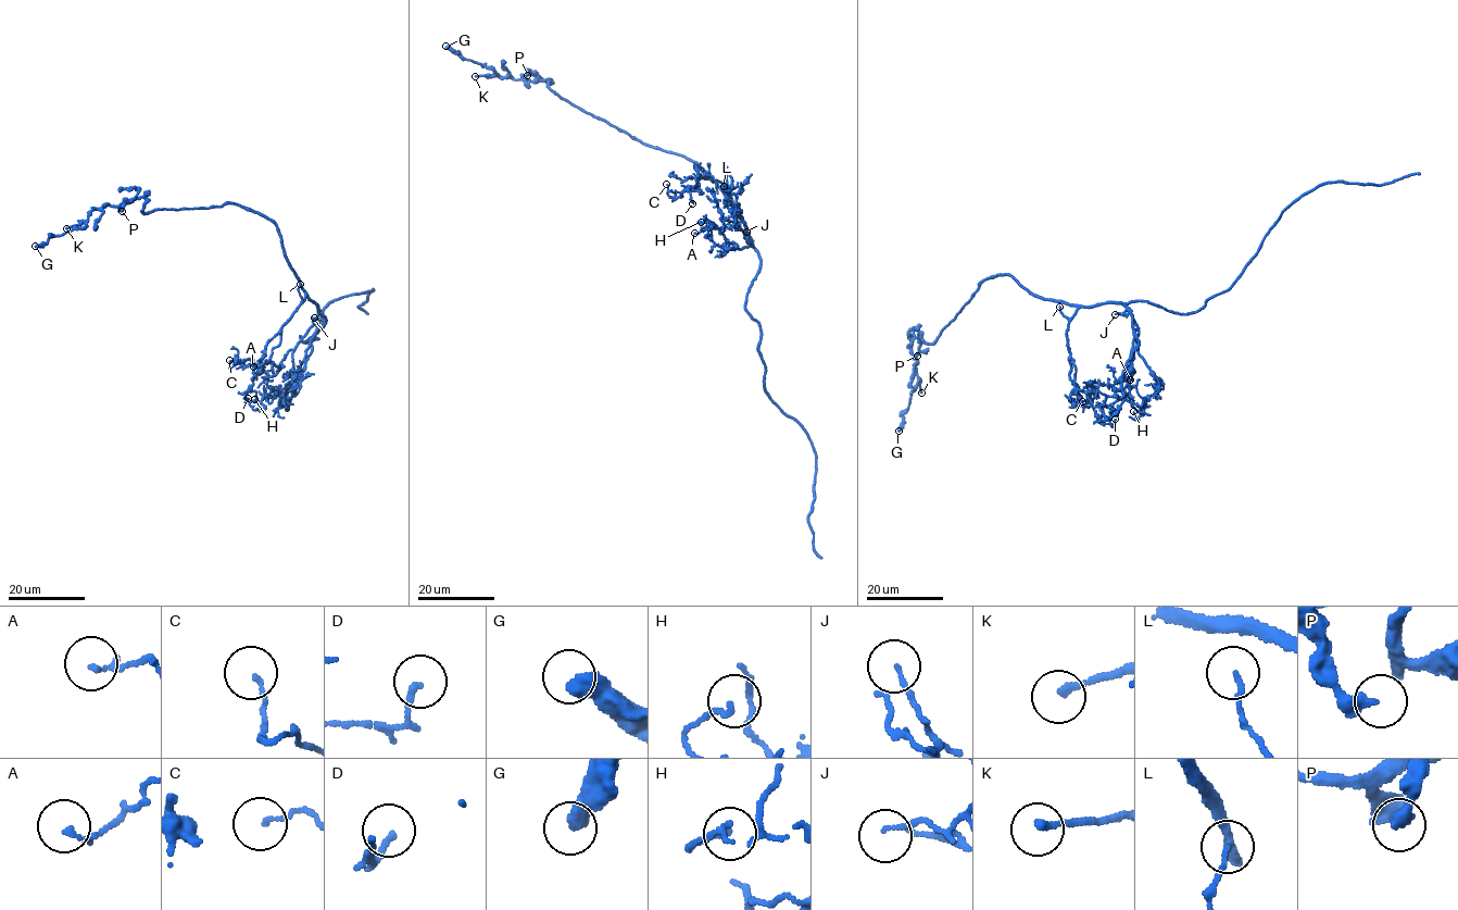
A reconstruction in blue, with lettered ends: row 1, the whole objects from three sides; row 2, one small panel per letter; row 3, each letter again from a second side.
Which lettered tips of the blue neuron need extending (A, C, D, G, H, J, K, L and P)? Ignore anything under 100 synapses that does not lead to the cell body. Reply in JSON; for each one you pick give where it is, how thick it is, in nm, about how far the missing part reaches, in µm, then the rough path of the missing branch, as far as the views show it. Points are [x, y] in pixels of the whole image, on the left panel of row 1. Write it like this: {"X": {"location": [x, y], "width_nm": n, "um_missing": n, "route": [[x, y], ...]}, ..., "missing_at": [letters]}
{"missing_at": []}

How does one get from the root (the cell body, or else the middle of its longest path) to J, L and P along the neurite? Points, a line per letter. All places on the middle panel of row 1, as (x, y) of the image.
J: (736, 208), (746, 232)
L: (736, 208), (729, 188), (724, 186)
P: (736, 208), (696, 163), (632, 138), (561, 99), (549, 88), (550, 82), (540, 80), (532, 72), (527, 75)

